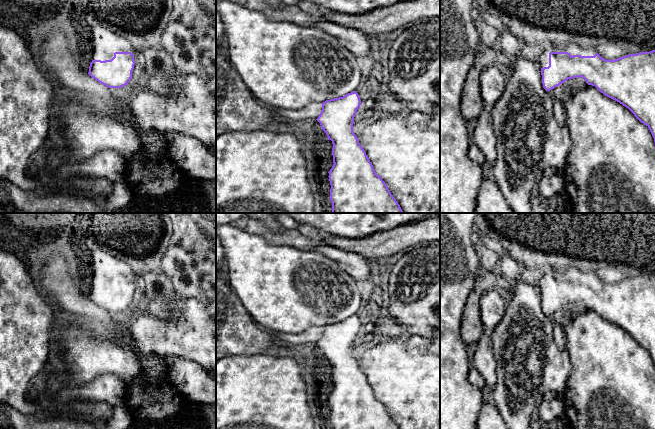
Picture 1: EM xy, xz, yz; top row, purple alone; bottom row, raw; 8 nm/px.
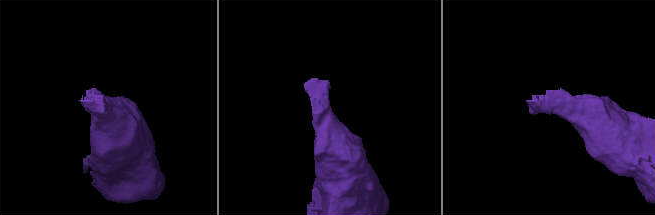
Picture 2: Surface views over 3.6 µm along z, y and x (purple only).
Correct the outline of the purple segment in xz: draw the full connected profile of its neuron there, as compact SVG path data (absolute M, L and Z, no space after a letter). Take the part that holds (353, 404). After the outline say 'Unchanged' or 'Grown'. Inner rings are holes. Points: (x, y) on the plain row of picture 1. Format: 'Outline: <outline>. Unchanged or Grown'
Outline: M354 315L343 321L326 324L321 328L322 335L316 344L333 368L334 388L328 396L332 429L399 429L386 407L376 398L365 374L353 356L354 341L362 328L358 317Z. Unchanged

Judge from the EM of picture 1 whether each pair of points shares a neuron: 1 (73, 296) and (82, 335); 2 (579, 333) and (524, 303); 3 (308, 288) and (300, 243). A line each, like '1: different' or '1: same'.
1: different
2: different
3: different

